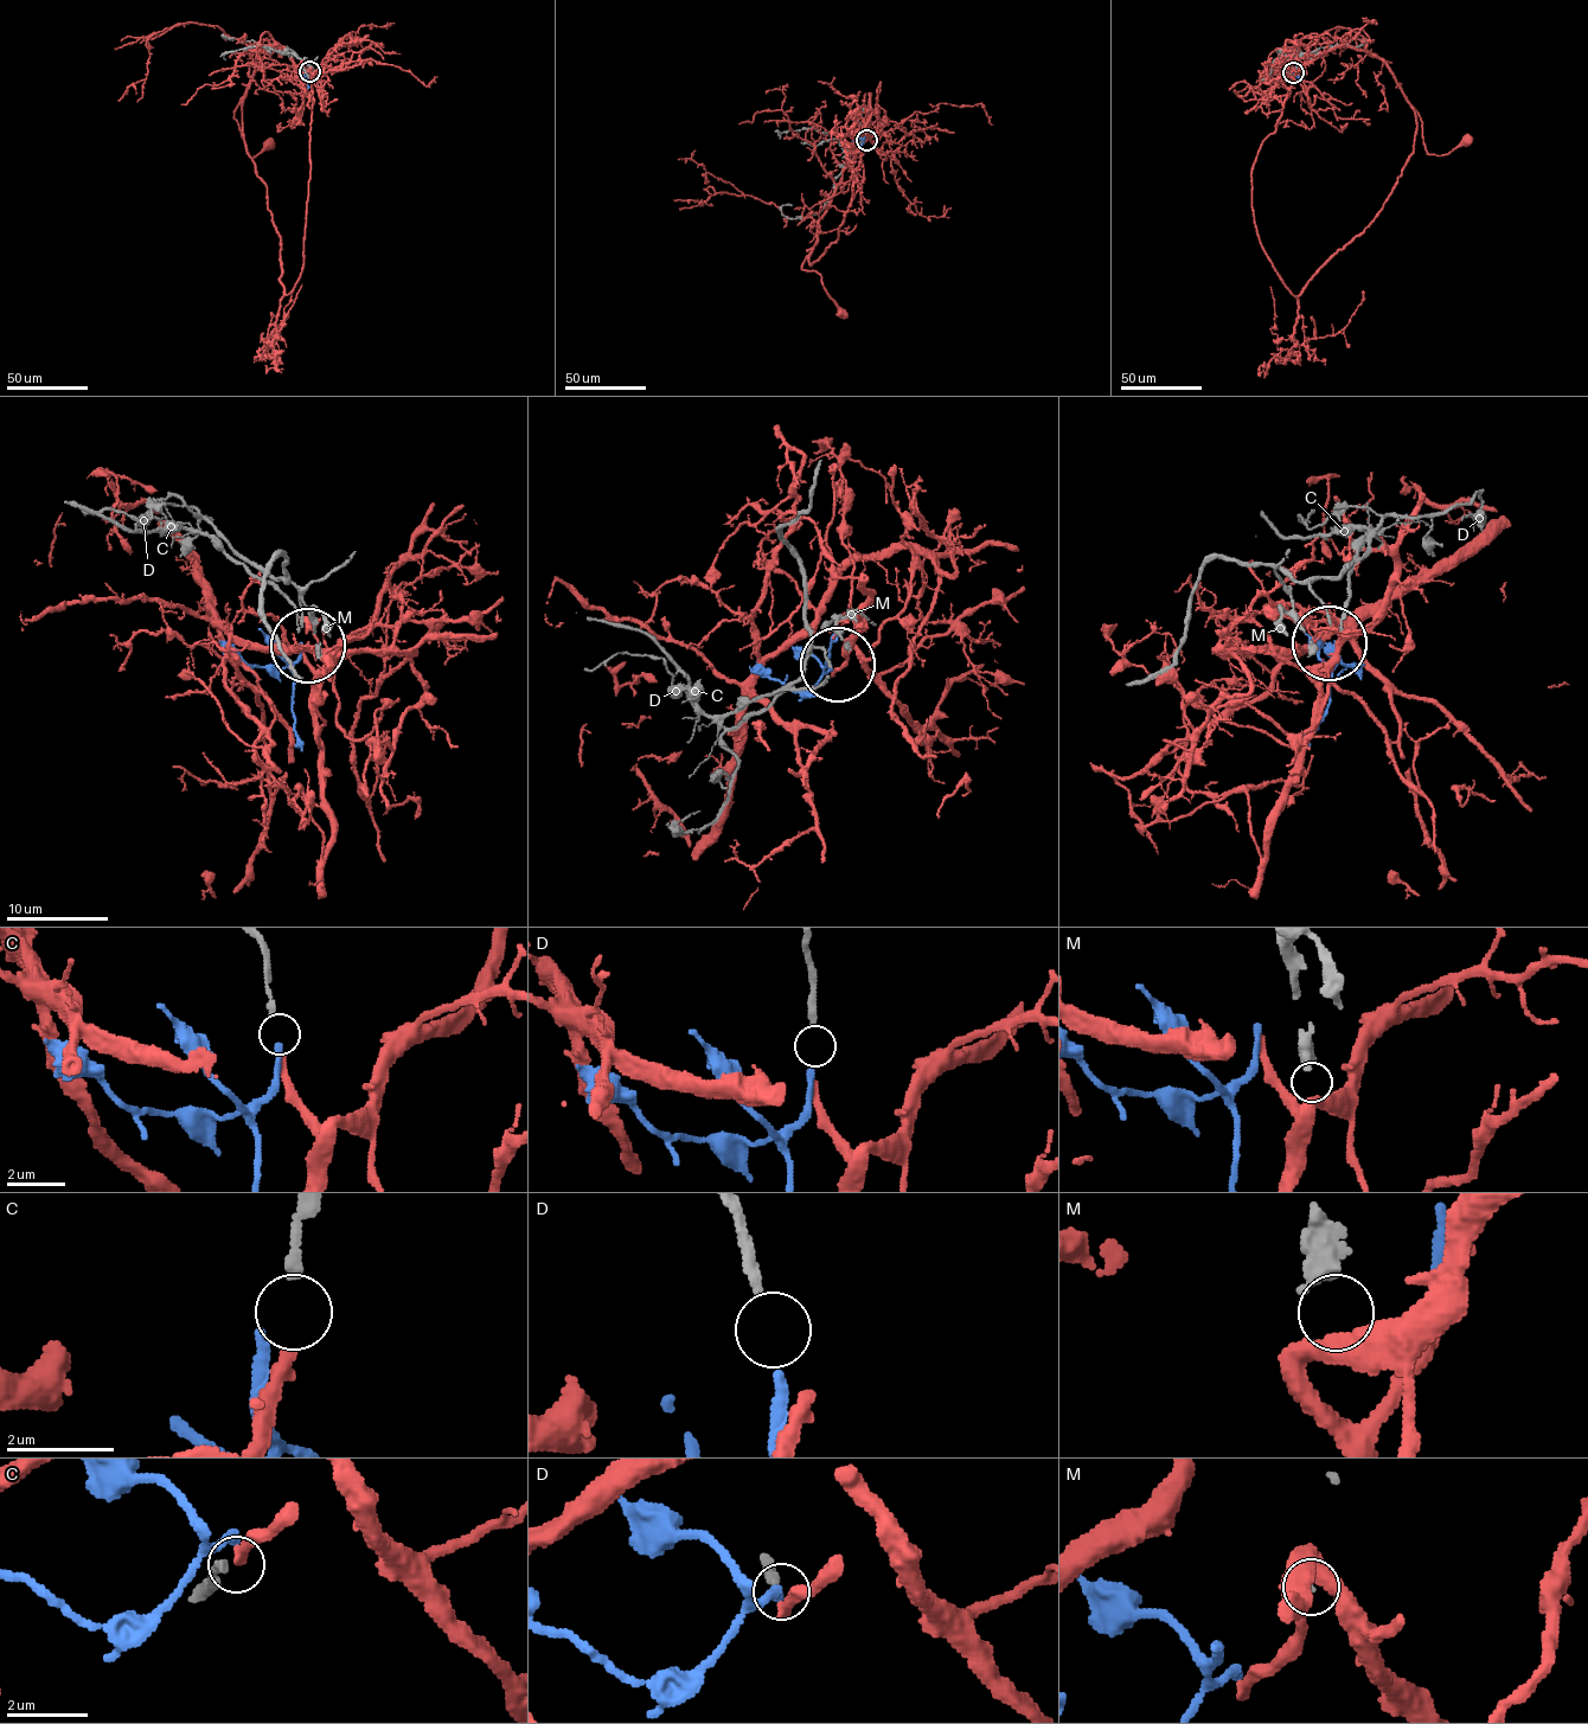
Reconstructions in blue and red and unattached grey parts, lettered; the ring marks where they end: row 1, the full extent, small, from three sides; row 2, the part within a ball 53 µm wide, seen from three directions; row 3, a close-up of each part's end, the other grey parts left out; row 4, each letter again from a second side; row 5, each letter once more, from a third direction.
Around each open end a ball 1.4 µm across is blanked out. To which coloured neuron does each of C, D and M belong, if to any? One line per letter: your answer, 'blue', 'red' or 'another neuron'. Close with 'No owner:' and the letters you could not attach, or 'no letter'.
C: red
D: blue
M: another neuron
No owner: M

